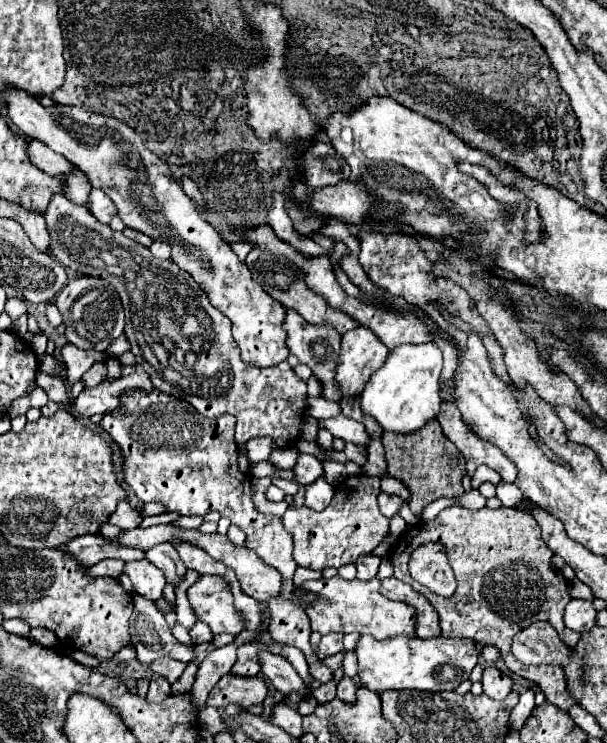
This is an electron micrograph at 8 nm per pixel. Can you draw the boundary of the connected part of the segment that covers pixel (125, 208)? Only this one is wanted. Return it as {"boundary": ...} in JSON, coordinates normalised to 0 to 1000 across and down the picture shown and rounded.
{"boundary":[[[8,116],[2,127],[12,143],[12,156],[35,180],[74,191],[84,202],[133,226],[153,253],[170,256],[189,272],[196,293],[209,307],[282,328],[282,350],[298,363],[311,366],[344,398],[348,409],[384,433],[384,455],[397,471],[400,487],[440,495],[476,482],[479,474],[470,466],[473,450],[463,441],[470,423],[466,409],[453,406],[453,401],[417,380],[407,355],[397,353],[361,312],[334,296],[325,275],[301,261],[275,221],[236,194],[222,175],[193,159],[166,156],[130,143],[87,140],[84,145],[74,145],[61,129],[44,127],[41,121],[25,121],[21,116]]]}

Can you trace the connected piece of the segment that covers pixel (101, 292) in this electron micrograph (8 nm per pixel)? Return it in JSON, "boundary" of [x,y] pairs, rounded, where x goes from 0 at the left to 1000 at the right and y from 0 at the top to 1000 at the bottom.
{"boundary":[[[130,371],[124,377],[114,377],[114,382],[100,390],[94,401],[94,415],[104,425],[110,458],[130,468],[140,468],[140,471],[153,468],[170,474],[193,452],[203,450],[206,428],[203,428],[203,412],[199,412],[196,396],[170,374]]]}

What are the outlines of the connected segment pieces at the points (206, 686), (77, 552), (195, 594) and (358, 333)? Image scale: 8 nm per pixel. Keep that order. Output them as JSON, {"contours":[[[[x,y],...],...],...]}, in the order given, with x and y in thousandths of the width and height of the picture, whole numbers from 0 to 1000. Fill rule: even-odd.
{"contours":[[[[400,848],[381,867],[354,872],[351,878],[344,878],[331,891],[328,891],[328,902],[321,907],[321,921],[315,929],[315,945],[321,950],[321,961],[328,961],[328,956],[338,950],[341,937],[351,926],[351,921],[381,904],[381,896],[387,891],[387,875],[390,869],[410,864],[414,859],[420,859],[423,851],[417,848]]],[[[130,721],[130,724],[120,724],[110,735],[97,735],[97,738],[107,746],[120,746],[124,754],[140,762],[153,762],[170,751],[199,751],[206,756],[236,751],[236,740],[203,738],[199,732],[183,732],[183,729],[170,732],[163,721]]],[[[328,775],[308,794],[321,829],[338,837],[351,853],[390,856],[400,848],[400,832],[384,818],[384,802],[361,775]]],[[[605,441],[568,447],[562,458],[558,490],[552,493],[552,520],[565,536],[585,536],[598,528],[611,503],[638,485],[638,466]]]]}

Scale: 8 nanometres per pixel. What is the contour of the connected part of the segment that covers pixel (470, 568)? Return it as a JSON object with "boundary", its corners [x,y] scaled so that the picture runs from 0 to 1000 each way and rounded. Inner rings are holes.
{"boundary":[[[746,678],[727,686],[717,700],[694,703],[687,711],[671,713],[657,724],[657,735],[647,738],[644,756],[651,764],[651,778],[690,794],[713,813],[723,826],[730,856],[776,859],[786,867],[819,869],[842,904],[881,918],[908,948],[921,950],[924,956],[937,956],[947,948],[947,939],[934,934],[934,913],[928,910],[924,896],[862,896],[842,878],[845,856],[881,834],[908,834],[931,869],[947,869],[947,864],[957,859],[954,851],[934,848],[928,837],[928,818],[941,802],[934,797],[934,781],[928,773],[908,764],[908,748],[911,743],[895,729],[888,705],[875,697],[875,692],[852,684],[769,686],[756,678]],[[809,721],[829,724],[812,729]],[[697,729],[723,729],[733,735],[740,759],[753,778],[753,794],[746,802],[720,802],[677,778],[671,756],[677,743]]]}

